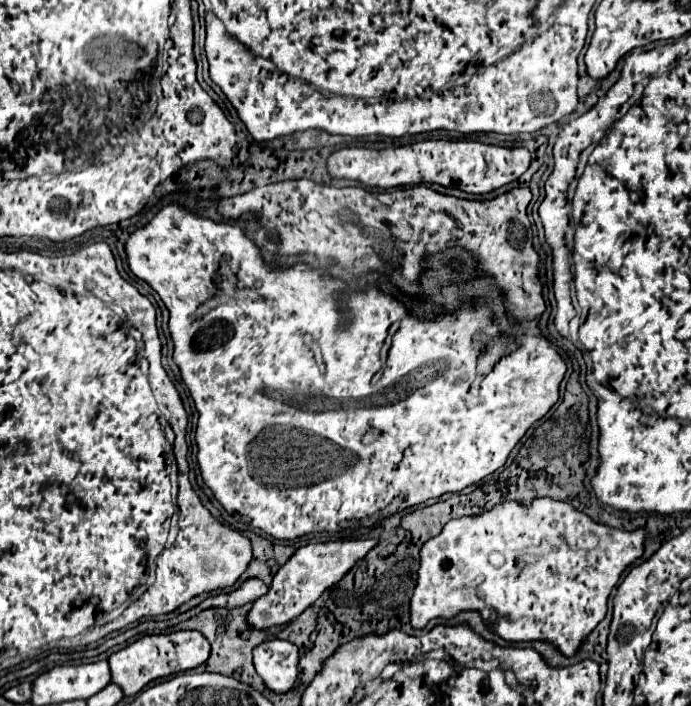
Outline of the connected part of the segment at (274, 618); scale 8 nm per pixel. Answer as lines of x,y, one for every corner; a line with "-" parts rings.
346,540
346,542
324,542
324,544
308,544
298,548
290,560
276,572
268,592
252,604
252,610
246,614
248,626
254,630
266,630
270,626
282,626
294,620
300,612
304,612
326,588
336,584
356,560
364,558
370,548
376,546
378,540

